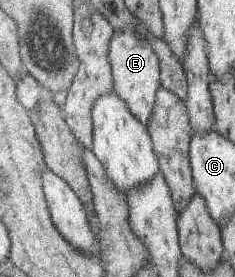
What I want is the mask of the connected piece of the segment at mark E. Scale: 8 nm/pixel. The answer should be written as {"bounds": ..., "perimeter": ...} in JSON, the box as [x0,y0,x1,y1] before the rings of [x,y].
{"bounds":[110,31,161,127],"perimeter":[[[133,31],[115,32],[110,46],[110,61],[114,75],[114,93],[118,94],[122,101],[130,106],[135,117],[141,119],[143,125],[148,127],[154,116],[161,89],[161,65],[151,42],[145,41]]]}

